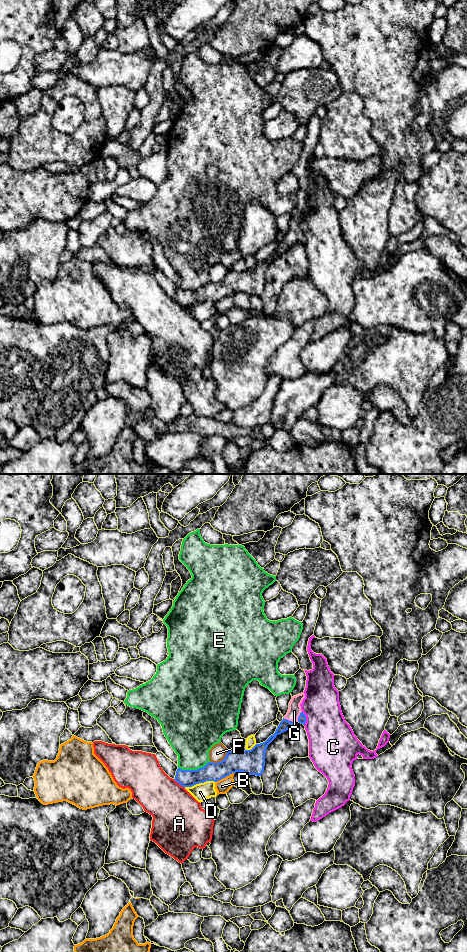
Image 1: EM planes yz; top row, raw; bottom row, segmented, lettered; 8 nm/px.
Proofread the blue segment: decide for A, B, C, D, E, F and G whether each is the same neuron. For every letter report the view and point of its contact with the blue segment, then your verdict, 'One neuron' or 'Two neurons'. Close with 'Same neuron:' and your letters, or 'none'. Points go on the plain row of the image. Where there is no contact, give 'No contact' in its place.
A: Touches blue at yz (179, 303). Two neurons
B: Touches blue at yz (225, 296). Two neurons
C: Touches blue at yz (305, 238). Two neurons
D: Touches blue at yz (200, 302). Two neurons
E: Touches blue at yz (193, 290). Two neurons
F: Touches blue at yz (221, 281). Two neurons
G: Touches blue at yz (288, 240). One neuron
Same neuron: G

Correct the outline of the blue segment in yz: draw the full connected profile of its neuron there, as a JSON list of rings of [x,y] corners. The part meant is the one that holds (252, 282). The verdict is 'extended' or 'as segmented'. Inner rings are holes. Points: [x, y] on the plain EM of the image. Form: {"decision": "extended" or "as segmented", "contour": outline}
{"decision": "extended", "contour": [[[304,213],[292,217],[287,234],[283,237],[275,253],[265,262],[256,264],[251,270],[243,272],[228,271],[221,282],[208,282],[204,287],[197,290],[178,288],[174,300],[182,307],[192,307],[206,301],[217,302],[236,292],[261,296],[264,291],[265,273],[268,265],[277,255],[287,251],[295,242],[303,245],[306,243],[306,236],[300,226],[304,218]]]}

